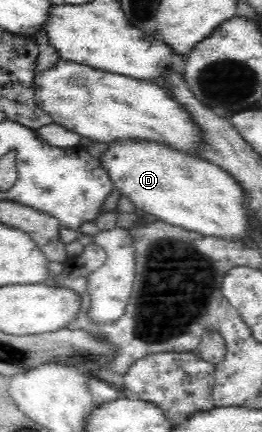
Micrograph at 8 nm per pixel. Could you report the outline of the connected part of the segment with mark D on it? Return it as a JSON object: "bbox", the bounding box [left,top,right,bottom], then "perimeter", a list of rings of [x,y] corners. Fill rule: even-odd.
{"bbox":[98,137,246,239],"perimeter":[[[126,137],[108,139],[98,165],[135,207],[158,220],[204,236],[242,239],[246,218],[242,212],[242,190],[218,166],[185,149],[176,149],[153,139]]]}

